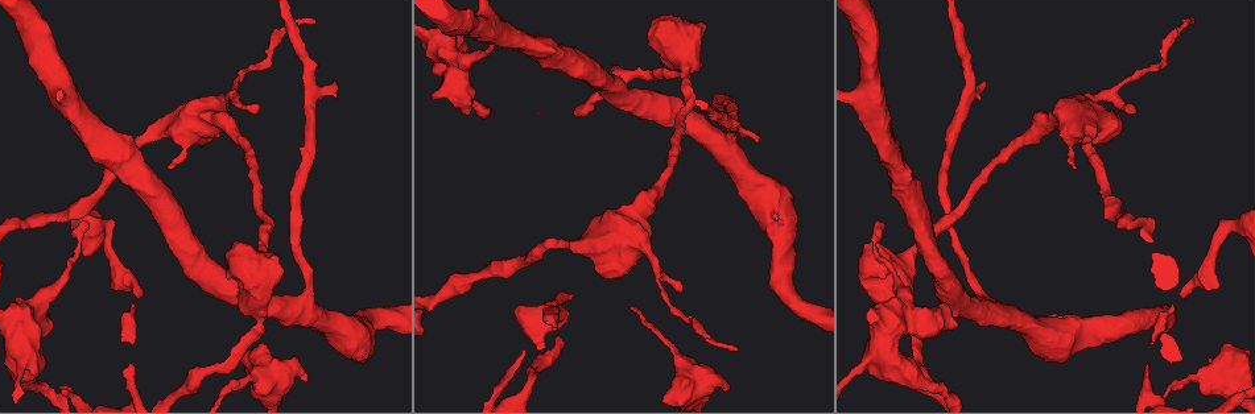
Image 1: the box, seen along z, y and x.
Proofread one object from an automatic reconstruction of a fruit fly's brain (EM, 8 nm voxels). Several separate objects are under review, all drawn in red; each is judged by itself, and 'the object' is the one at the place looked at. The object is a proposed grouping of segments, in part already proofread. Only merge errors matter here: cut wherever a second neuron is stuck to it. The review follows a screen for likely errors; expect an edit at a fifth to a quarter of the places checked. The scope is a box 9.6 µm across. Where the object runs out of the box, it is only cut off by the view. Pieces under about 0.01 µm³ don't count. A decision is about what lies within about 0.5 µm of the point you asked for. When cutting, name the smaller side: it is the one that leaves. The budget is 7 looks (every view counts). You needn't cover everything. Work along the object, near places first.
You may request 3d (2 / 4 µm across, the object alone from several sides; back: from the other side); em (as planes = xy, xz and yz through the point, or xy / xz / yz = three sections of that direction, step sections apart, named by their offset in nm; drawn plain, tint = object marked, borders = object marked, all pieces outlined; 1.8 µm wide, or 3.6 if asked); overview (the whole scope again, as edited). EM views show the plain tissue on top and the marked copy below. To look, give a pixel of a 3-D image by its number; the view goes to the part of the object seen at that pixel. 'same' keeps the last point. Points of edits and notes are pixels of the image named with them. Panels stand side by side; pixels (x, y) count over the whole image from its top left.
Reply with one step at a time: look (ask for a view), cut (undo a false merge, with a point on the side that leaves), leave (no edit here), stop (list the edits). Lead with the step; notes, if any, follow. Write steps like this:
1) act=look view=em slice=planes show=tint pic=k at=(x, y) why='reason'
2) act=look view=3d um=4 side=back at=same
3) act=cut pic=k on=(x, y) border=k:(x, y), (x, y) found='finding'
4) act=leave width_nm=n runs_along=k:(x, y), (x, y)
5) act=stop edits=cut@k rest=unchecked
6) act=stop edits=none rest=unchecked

act=look view=3d um=4 pic=1 at=(971, 93) why='arms part here'

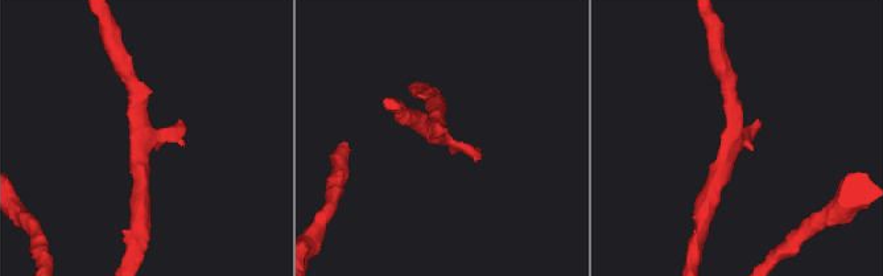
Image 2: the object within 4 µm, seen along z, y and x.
act=look view=em slice=planes show=borders pic=2 at=(732, 139) why='need the tissue'

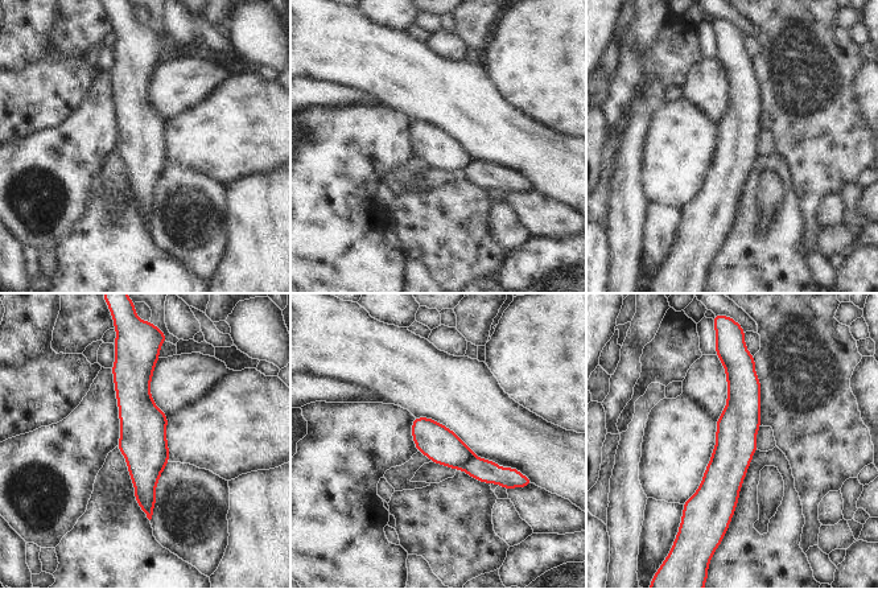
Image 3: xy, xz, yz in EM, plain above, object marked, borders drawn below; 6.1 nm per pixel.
act=cut pic=3 on=(485, 470) width_nm=220 border=3:(475, 457), (461, 469) found='a second neuron is stuck on'

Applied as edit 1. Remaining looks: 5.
act=look view=em slice=planes show=tint pic=1 at=(240, 384) why='sudden change in width'

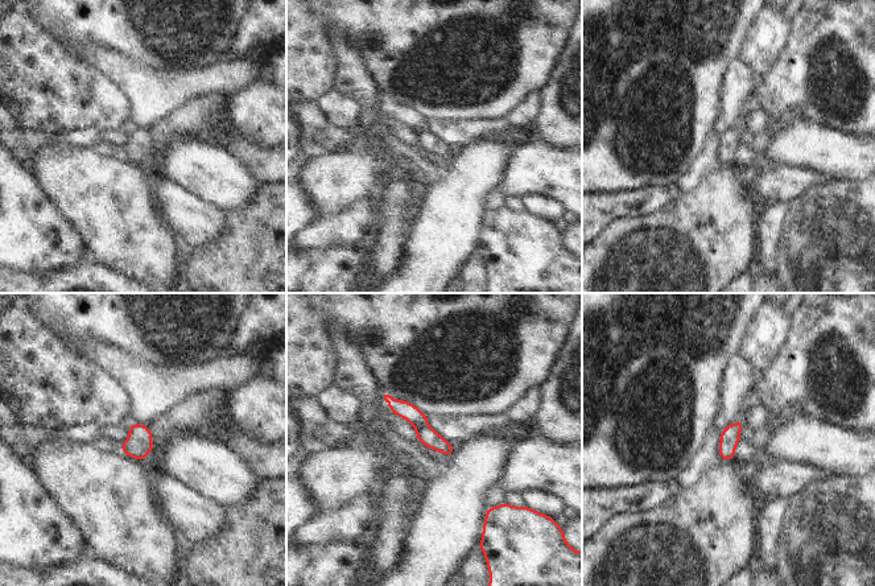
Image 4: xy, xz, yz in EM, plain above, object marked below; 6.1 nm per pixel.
act=cut pic=4 on=(404, 409) border=4:(426, 423), (416, 429) found='a second neuron is stuck on'

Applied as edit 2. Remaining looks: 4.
act=look view=overview why='redraw'

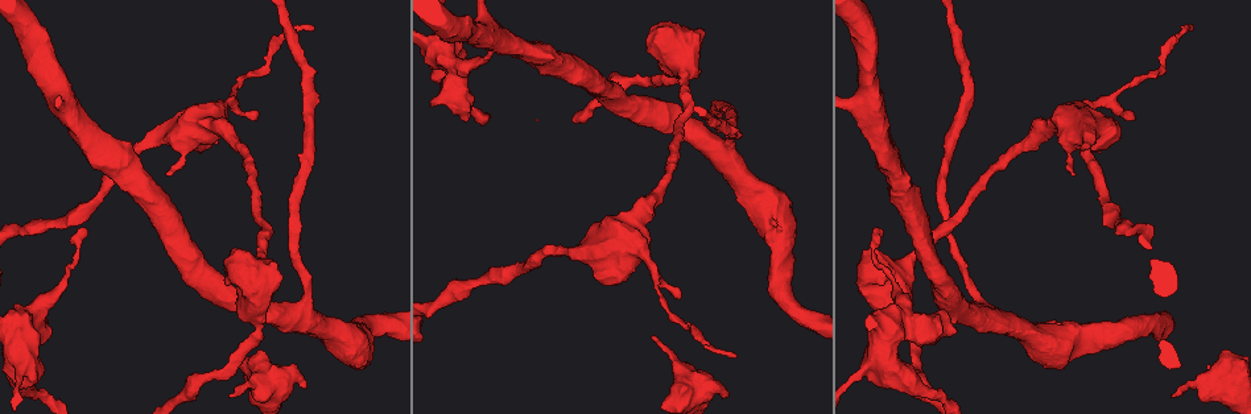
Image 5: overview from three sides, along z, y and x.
act=look view=3d um=2 pic=5 at=(63, 285)

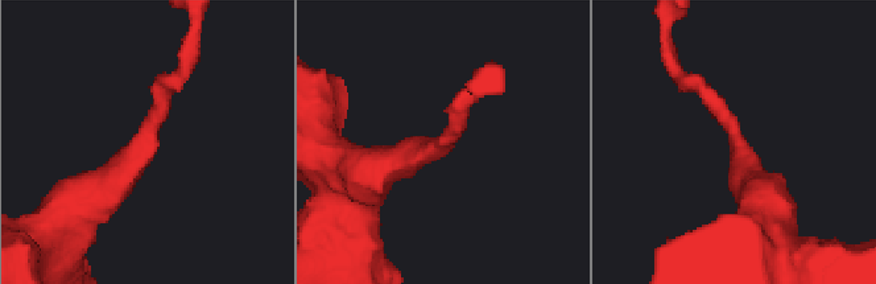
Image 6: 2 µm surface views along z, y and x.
act=look view=em slice=planes show=tint pic=6 at=(735, 143) why='now the EM'

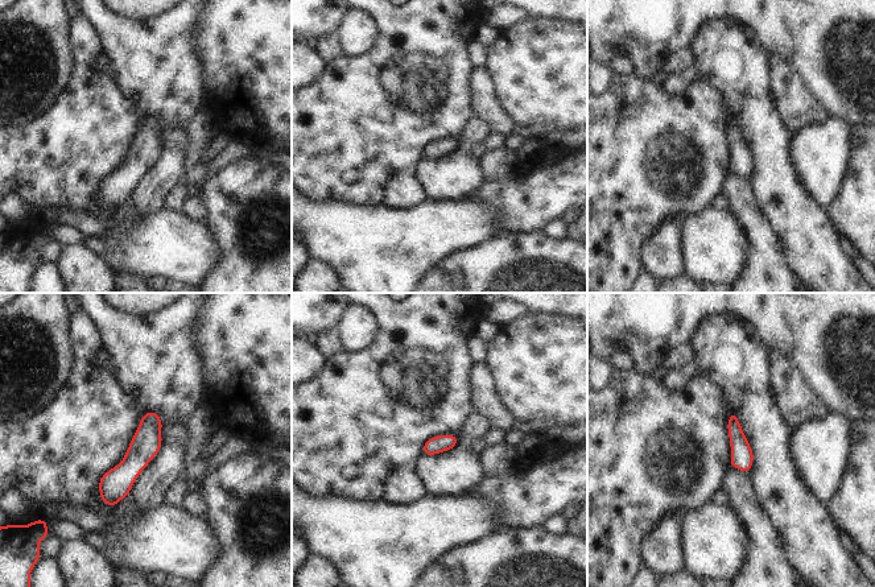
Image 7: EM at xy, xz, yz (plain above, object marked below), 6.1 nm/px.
act=leave runs_along=7:(153, 414), (147, 442), (108, 501) found='all the same neuron'

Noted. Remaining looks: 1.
act=stop edits=cut@3,cut@4 rest=unchecked

